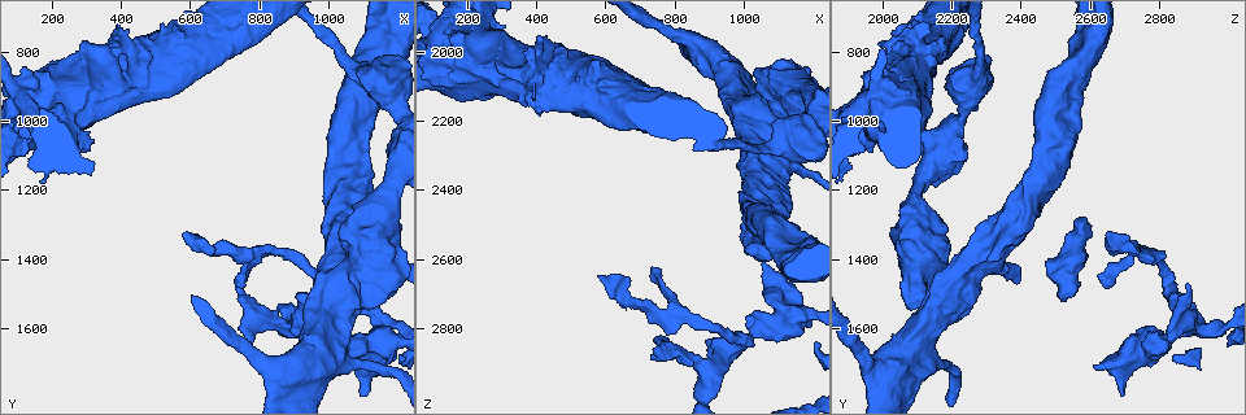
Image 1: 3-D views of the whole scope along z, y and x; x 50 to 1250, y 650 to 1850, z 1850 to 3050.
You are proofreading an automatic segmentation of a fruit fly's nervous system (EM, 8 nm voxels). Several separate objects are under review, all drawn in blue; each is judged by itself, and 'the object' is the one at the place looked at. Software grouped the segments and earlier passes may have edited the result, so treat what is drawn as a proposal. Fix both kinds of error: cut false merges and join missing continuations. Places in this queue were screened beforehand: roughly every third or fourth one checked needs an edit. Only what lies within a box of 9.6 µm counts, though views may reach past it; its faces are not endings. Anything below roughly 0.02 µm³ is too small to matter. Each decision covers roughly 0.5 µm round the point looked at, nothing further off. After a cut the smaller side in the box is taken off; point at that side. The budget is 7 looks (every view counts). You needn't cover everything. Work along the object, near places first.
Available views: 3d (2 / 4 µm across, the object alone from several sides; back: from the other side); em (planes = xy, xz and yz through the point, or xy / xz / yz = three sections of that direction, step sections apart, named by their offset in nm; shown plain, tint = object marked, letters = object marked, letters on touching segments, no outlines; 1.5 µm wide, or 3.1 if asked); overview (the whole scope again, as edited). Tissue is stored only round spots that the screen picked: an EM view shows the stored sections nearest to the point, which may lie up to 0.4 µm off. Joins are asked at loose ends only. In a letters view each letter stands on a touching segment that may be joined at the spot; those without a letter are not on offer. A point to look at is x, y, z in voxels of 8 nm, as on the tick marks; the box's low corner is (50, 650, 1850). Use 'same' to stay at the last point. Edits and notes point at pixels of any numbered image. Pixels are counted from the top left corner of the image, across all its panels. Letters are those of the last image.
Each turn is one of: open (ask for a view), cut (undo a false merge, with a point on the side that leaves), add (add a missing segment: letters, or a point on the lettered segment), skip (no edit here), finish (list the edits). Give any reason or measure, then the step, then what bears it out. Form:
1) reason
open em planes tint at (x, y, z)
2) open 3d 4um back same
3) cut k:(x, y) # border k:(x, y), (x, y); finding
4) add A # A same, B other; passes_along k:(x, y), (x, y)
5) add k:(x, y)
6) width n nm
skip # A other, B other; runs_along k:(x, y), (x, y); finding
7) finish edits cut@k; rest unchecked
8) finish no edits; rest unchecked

branch stops here
open 3d 4um at (570, 1340, 2640)

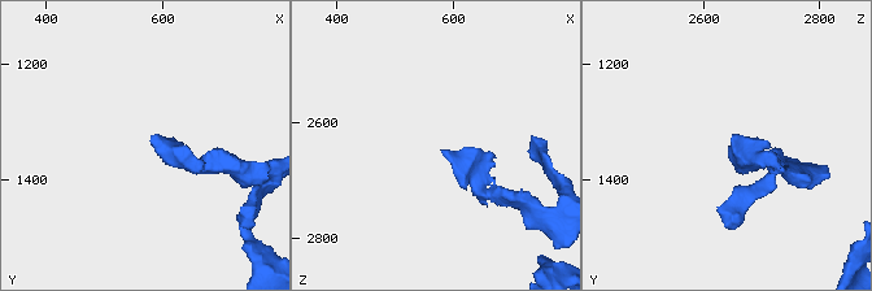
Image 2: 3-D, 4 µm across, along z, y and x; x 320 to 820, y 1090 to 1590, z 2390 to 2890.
open em planes letters at (585, 1330, 2645)

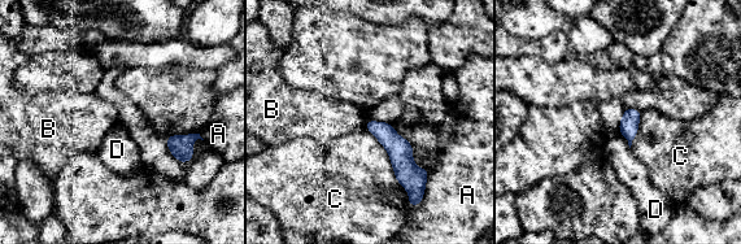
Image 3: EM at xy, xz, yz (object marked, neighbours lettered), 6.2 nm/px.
longest_contact C 400 nm
skip # A other, B other, C other, D other; no lettered segment goes on from it

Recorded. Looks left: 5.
sudden change in width
open em yz step 4 letters at (1060, 1710, 2150)

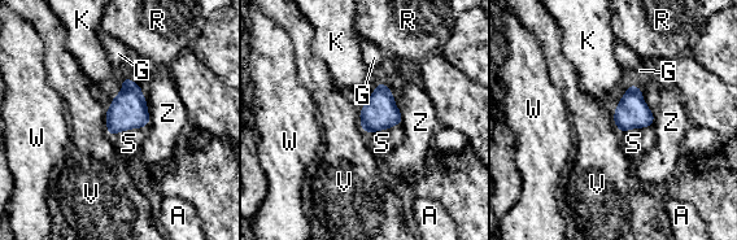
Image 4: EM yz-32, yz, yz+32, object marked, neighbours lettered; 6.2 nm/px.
width 190 nm
skip # A other, G other, K other, R other, S other, V other, W other, Z other; border 4:(105, 109), (105, 129), (112, 136); one cell here

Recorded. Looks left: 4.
an open end
open em planes plain at (1050, 1720, 2620)

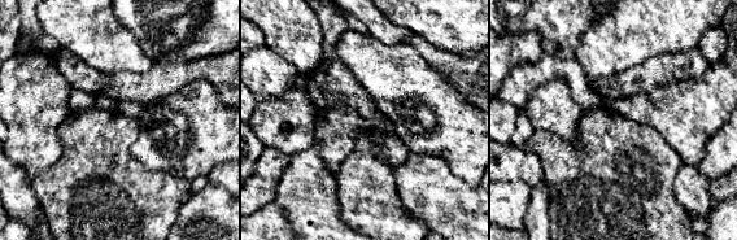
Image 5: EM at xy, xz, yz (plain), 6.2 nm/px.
what lies round it
open em planes letters same

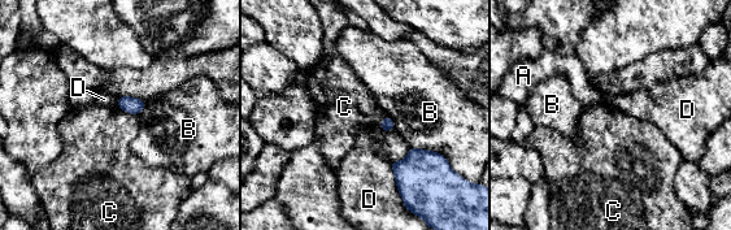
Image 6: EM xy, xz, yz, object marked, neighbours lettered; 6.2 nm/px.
longest_contact D 240 nm
skip # A other, B other, C other, D other; no lettered segment goes on from it

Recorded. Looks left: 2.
finish no edits; rest unchecked

